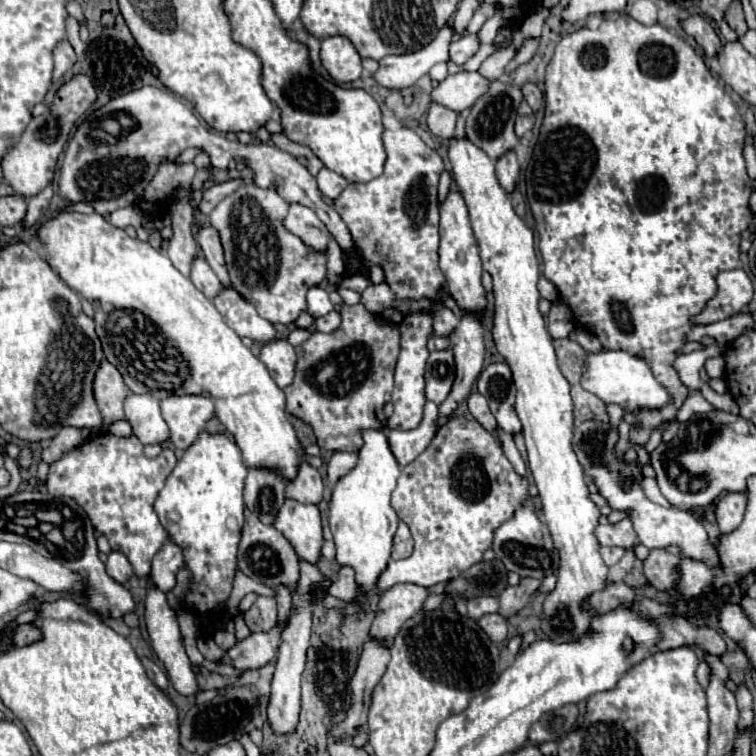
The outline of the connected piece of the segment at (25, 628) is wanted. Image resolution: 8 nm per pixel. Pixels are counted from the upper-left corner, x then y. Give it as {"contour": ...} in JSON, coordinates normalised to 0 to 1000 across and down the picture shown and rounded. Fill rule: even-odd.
{"contour":[[[26,825],[21,828],[21,852],[24,854],[32,854],[32,852],[40,852],[45,847],[53,844],[53,836],[45,831],[45,828],[37,828],[37,825]]]}

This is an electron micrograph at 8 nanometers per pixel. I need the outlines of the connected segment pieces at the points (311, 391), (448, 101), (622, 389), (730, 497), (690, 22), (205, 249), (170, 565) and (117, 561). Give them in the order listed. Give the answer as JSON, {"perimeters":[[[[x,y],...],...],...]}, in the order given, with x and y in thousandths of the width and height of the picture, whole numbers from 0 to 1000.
{"perimeters":[[[[479,402],[455,405],[450,415],[452,429],[447,437],[434,442],[415,439],[392,460],[392,500],[376,513],[378,545],[413,563],[426,595],[474,598],[481,587],[481,569],[511,566],[513,553],[505,545],[505,537],[516,529],[521,513],[529,442],[526,431],[508,429],[495,415],[484,413]]],[[[608,93],[603,98],[593,98],[585,108],[571,116],[571,135],[579,135],[601,148],[611,148],[622,143],[648,114],[651,106],[635,101],[632,95]]],[[[804,463],[794,468],[778,468],[778,492],[770,497],[770,511],[788,521],[802,534],[817,534],[825,545],[844,548],[849,542],[876,542],[889,532],[886,516],[873,511],[860,484],[825,463]]],[[[963,651],[947,664],[947,688],[952,704],[968,704],[984,683],[987,672],[987,653],[984,651]]],[[[923,19],[921,21],[910,21],[902,29],[902,37],[905,37],[905,42],[910,48],[915,48],[931,63],[934,74],[947,74],[947,69],[950,69],[950,63],[952,63],[955,56],[952,56],[944,34],[934,24],[929,24]]],[[[265,299],[259,304],[259,320],[262,320],[272,347],[280,352],[280,357],[291,368],[291,373],[296,378],[304,378],[302,360],[299,360],[299,352],[296,352],[296,339],[294,339],[294,325],[291,325],[291,317],[288,317],[288,307],[280,299]]],[[[230,717],[217,720],[201,743],[201,767],[206,778],[212,778],[214,783],[228,780],[233,772],[233,757],[241,751],[241,746],[243,746],[241,725],[233,722]]],[[[146,730],[140,741],[140,757],[156,772],[167,772],[175,765],[175,749],[161,730]]]]}

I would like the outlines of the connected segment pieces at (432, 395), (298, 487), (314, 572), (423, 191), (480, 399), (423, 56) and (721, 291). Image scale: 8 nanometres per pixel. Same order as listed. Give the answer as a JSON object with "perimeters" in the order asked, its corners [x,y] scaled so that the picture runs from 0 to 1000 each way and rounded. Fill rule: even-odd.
{"perimeters":[[[[593,460],[569,466],[563,481],[563,526],[582,537],[593,526],[601,503],[603,503],[603,481],[598,463]]],[[[405,608],[397,611],[394,627],[378,638],[378,659],[389,659],[402,667],[421,667],[426,661],[426,632],[418,619],[413,619]]],[[[399,741],[397,743],[397,767],[394,767],[392,778],[386,780],[386,810],[384,810],[384,820],[381,820],[381,833],[376,833],[376,849],[370,852],[370,860],[368,860],[368,878],[365,878],[365,889],[360,897],[360,918],[357,918],[357,931],[354,931],[354,955],[357,955],[360,966],[368,971],[381,971],[394,958],[397,899],[399,899],[399,889],[402,889],[402,878],[405,878],[405,860],[410,854],[413,807],[418,799],[418,796],[413,796],[413,780],[407,780],[407,775],[413,775],[413,770],[418,770],[418,765],[426,765],[421,746],[410,746],[410,743]]],[[[545,169],[508,172],[508,196],[511,196],[511,217],[508,228],[481,243],[463,243],[444,265],[442,278],[450,283],[452,294],[460,299],[466,312],[468,339],[476,344],[476,365],[489,362],[492,352],[503,352],[508,360],[508,373],[519,381],[524,394],[529,397],[556,397],[571,394],[574,399],[585,399],[582,384],[587,381],[587,362],[579,352],[579,235],[587,225],[585,209],[566,196],[558,183]]],[[[626,520],[618,526],[618,536],[622,540],[622,548],[648,571],[656,577],[656,566],[659,566],[659,558],[653,553],[653,548],[648,545],[646,540],[646,529],[635,520]]],[[[587,34],[579,48],[553,69],[532,71],[532,74],[508,74],[503,79],[503,90],[495,98],[497,108],[511,116],[540,116],[553,103],[569,95],[569,90],[579,82],[593,82],[593,63],[598,58],[598,34]]],[[[963,357],[947,365],[950,386],[939,394],[931,410],[915,421],[915,429],[944,429],[979,414],[979,410],[995,397],[995,373],[984,357]]]]}

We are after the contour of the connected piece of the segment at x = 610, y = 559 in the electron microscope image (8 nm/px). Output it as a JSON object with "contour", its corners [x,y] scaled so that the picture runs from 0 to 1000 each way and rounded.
{"contour":[[[796,722],[794,733],[796,733],[802,749],[812,749],[825,735],[825,725],[802,725],[802,722]]]}

